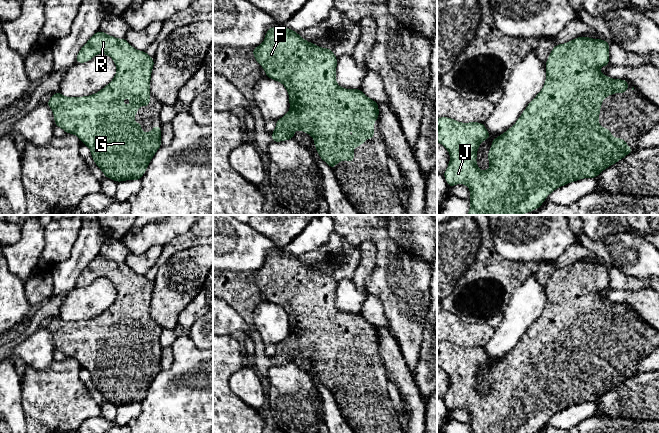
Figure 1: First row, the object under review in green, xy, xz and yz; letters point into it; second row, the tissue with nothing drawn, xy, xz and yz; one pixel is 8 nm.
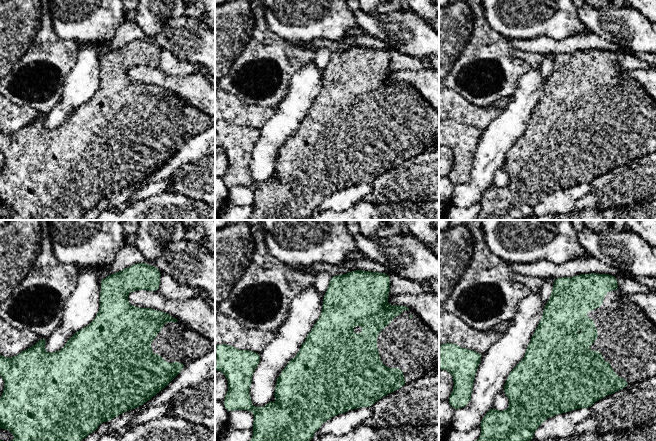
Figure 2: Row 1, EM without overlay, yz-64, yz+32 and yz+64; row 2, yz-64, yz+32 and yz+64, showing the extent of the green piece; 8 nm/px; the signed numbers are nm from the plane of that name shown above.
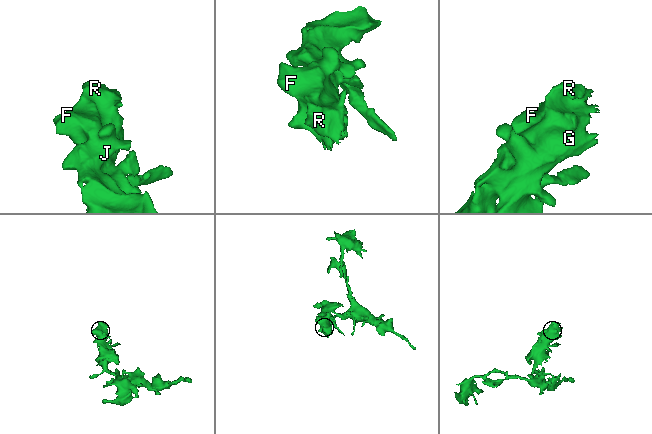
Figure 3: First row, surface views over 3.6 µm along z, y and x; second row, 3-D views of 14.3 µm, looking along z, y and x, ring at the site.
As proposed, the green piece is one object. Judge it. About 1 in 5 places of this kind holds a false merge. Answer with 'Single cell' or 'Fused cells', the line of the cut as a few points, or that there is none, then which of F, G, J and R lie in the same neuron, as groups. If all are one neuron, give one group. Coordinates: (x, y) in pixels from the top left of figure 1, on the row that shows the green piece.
Single cell. No split. Groups: F G J R

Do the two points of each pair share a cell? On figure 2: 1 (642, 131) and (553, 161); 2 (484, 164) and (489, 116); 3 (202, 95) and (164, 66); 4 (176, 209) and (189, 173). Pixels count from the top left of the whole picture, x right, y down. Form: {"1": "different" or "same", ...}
{"1": "same", "2": "different", "3": "different", "4": "different"}

